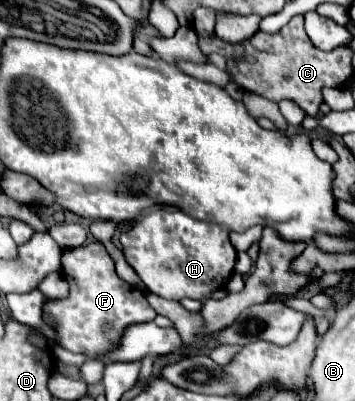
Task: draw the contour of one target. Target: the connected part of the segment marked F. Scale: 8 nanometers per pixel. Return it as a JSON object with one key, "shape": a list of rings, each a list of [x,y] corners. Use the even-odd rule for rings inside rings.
{"shape":[[[93,242],[75,250],[67,250],[63,254],[63,270],[73,290],[65,300],[47,302],[43,310],[57,320],[55,332],[59,336],[59,344],[69,352],[81,352],[89,358],[97,358],[117,346],[127,326],[151,322],[155,318],[145,294],[115,274],[115,262],[103,244]]]}

